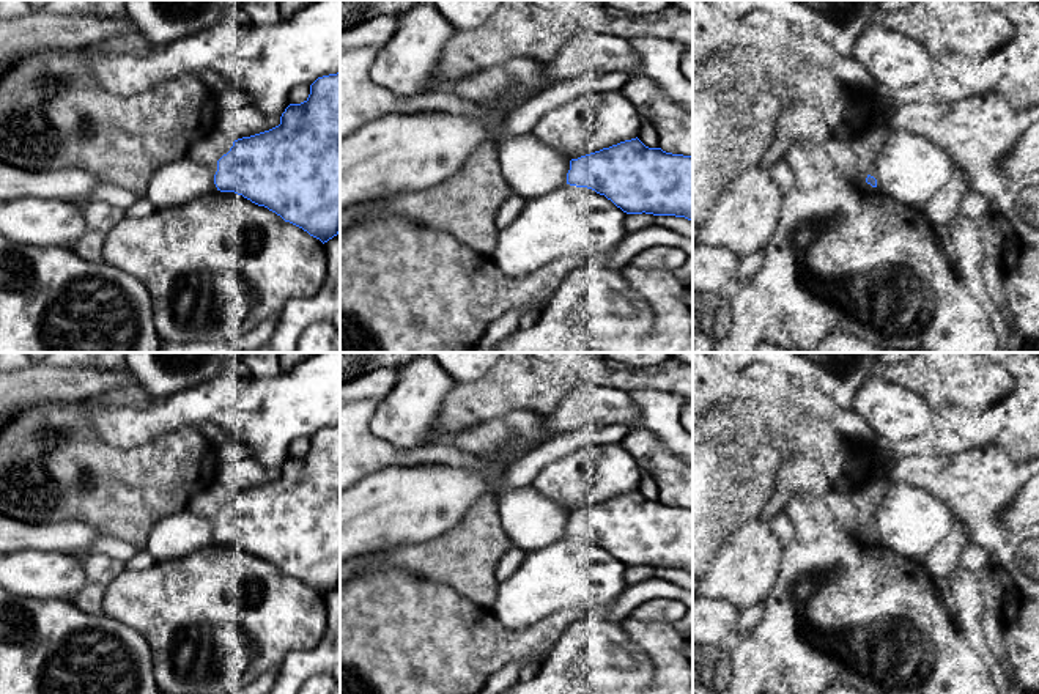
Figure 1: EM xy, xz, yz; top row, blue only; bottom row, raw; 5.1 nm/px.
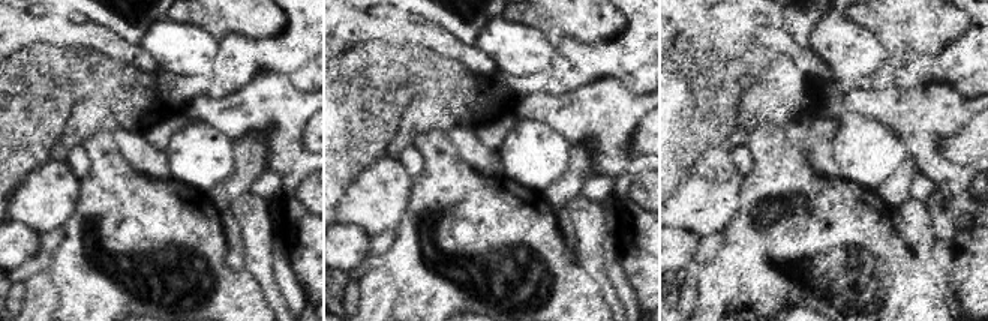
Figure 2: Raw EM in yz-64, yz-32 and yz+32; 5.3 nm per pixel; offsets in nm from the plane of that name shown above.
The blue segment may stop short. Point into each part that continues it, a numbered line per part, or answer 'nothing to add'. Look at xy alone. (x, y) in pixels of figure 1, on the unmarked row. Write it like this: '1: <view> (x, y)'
1: xy (208, 502)

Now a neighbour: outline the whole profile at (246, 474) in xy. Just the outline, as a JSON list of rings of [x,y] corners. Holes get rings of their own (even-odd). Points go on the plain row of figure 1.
[[[250,458],[225,463],[219,471],[219,482],[233,493],[269,483],[279,477],[280,469],[266,469]]]

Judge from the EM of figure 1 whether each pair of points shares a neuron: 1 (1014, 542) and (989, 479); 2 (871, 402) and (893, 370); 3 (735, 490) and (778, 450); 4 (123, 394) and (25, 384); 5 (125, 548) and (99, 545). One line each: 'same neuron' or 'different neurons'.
1: same neuron
2: different neurons
3: same neuron
4: different neurons
5: same neuron

